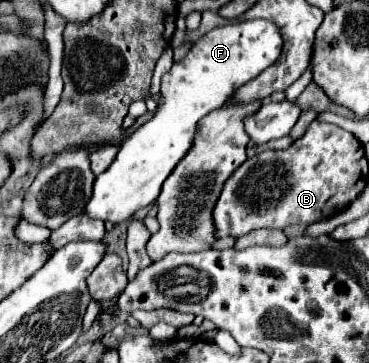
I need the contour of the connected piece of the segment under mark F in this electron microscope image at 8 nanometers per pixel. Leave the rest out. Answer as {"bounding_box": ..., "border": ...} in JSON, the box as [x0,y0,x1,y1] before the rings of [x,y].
{"bounding_box":[84,19,282,225],"border":[[[264,19],[216,27],[200,37],[190,47],[188,55],[180,63],[174,63],[162,77],[160,93],[164,95],[164,101],[154,117],[120,145],[112,165],[96,177],[84,215],[118,225],[130,221],[136,211],[154,203],[164,179],[190,149],[196,123],[212,109],[222,107],[240,85],[268,69],[280,57],[280,51],[282,37],[276,25],[270,25],[270,21]]]}

